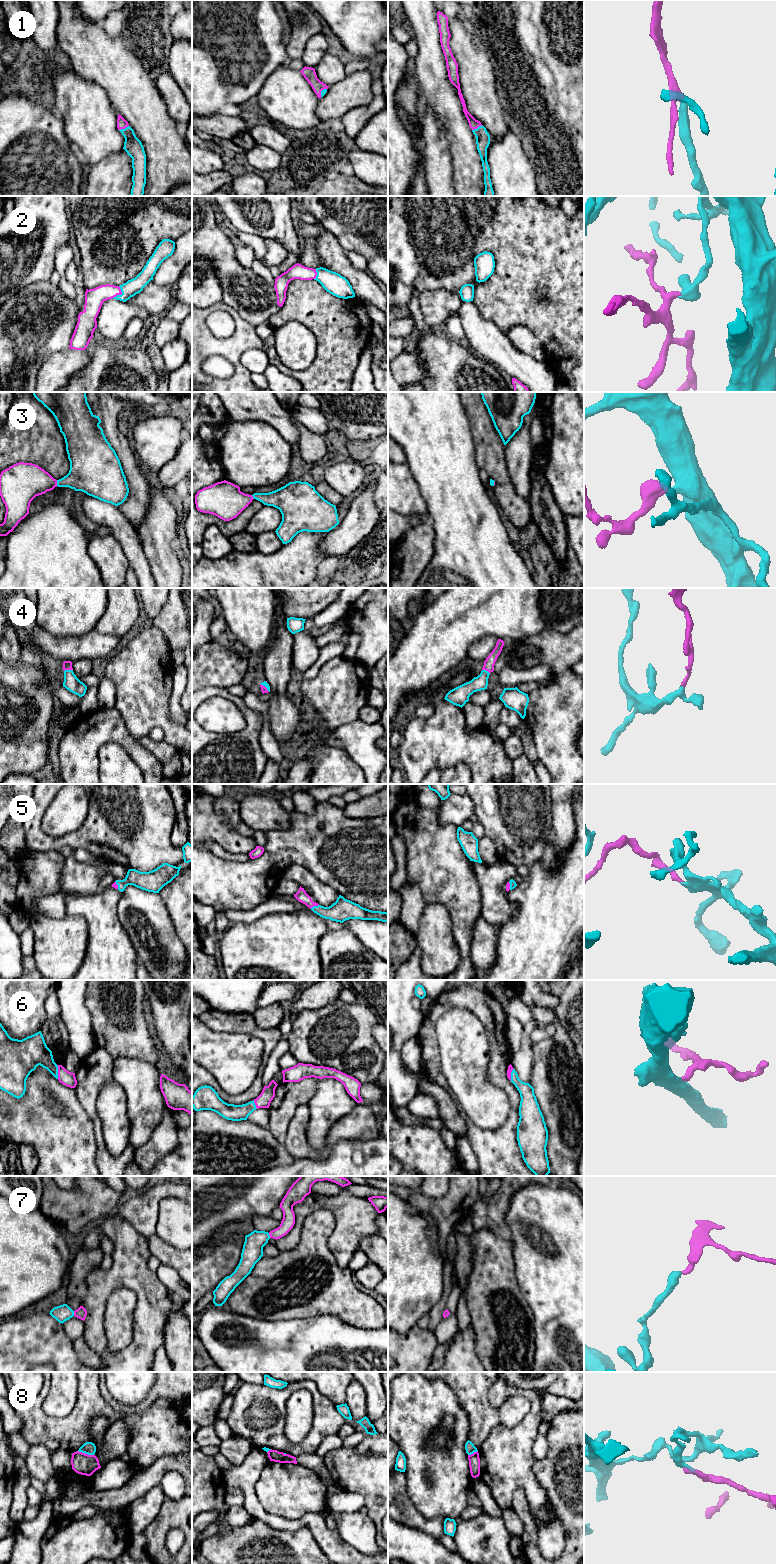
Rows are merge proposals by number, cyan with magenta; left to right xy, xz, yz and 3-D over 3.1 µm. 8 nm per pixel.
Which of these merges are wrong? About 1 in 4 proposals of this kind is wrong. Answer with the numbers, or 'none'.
8

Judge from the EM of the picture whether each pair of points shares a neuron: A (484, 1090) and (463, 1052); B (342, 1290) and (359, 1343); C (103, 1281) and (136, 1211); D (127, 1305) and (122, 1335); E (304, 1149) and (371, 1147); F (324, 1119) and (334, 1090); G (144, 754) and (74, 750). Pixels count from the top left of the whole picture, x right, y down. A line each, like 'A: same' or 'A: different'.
A: same
B: different
C: different
D: same
E: different
F: same
G: same

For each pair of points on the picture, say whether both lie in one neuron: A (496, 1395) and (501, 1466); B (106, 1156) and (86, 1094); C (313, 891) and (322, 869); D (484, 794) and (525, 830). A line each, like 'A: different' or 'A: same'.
A: same
B: same
C: different
D: same

